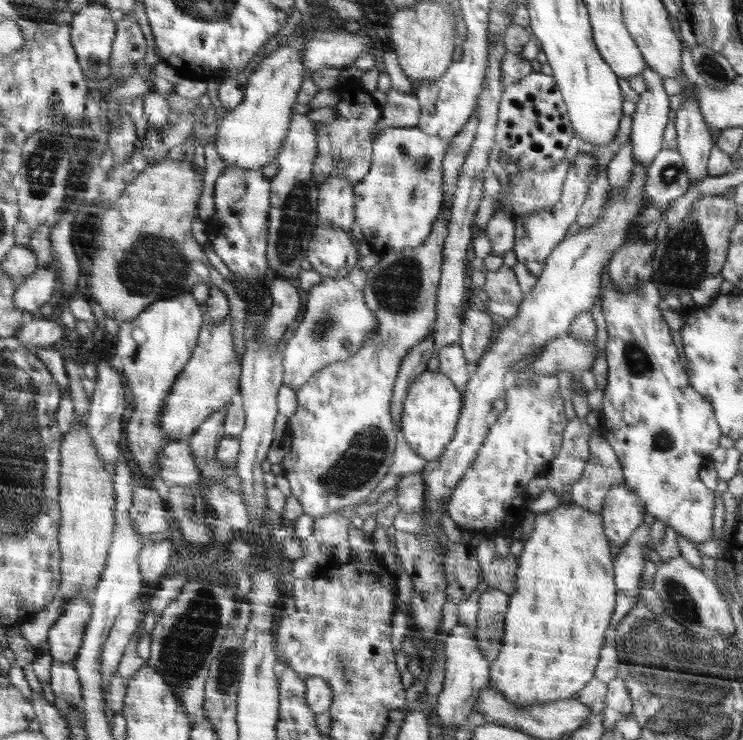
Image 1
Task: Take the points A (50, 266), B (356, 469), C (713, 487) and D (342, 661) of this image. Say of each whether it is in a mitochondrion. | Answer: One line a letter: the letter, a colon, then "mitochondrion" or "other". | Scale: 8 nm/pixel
A: other
B: mitochondrion
C: other
D: mitochondrion

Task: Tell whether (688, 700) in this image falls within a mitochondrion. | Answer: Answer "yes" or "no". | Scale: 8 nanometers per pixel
yes

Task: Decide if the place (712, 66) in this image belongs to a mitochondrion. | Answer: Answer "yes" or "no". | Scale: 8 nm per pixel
yes

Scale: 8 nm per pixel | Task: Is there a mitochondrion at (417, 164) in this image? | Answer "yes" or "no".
yes

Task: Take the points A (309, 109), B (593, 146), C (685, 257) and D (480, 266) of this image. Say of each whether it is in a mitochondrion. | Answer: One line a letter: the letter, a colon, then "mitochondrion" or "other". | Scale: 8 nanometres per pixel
A: other
B: other
C: mitochondrion
D: other

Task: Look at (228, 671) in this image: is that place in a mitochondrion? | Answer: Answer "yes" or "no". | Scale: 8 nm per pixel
yes

